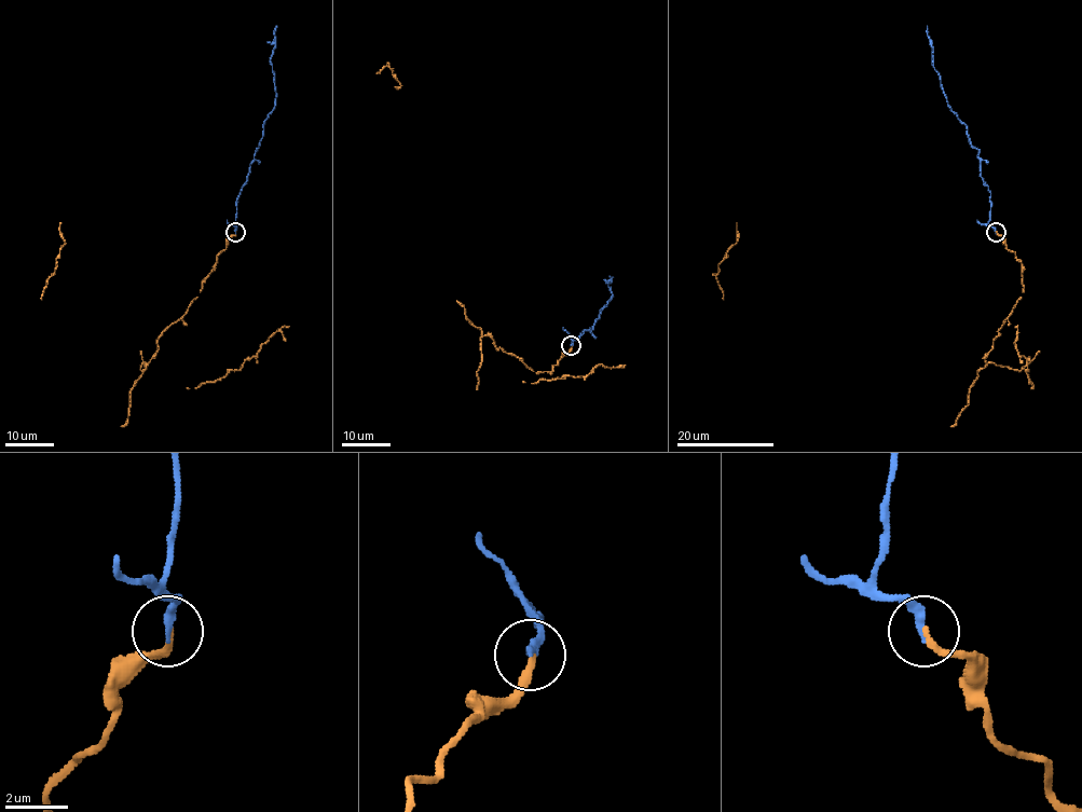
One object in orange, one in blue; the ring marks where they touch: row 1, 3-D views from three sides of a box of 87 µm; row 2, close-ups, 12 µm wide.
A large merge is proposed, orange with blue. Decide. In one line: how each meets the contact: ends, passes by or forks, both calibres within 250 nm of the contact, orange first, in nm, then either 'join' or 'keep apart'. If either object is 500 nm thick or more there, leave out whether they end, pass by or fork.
orange ends; blue ends; calibres 200 and 280 nm; join

